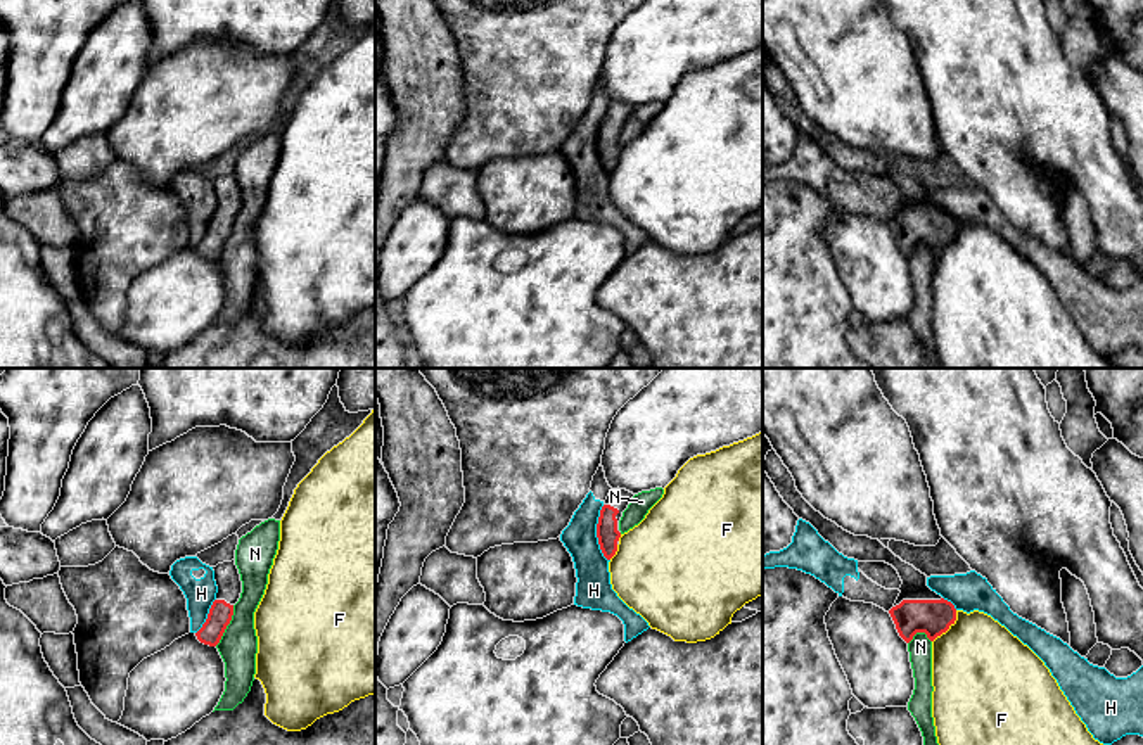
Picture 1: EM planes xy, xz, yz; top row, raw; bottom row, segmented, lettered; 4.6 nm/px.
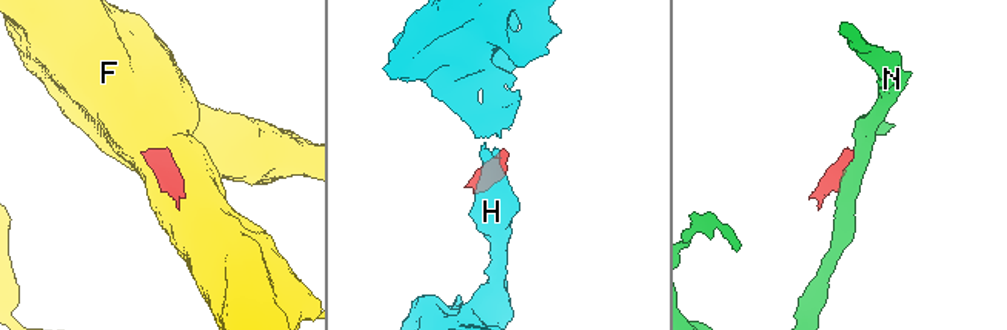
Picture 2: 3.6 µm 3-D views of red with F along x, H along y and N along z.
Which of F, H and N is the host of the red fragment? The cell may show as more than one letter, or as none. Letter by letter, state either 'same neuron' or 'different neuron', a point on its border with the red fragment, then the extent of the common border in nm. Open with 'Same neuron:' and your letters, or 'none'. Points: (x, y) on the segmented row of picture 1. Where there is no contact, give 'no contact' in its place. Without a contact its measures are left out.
Same neuron: none
F: different neuron; meets red in yz at (948, 628); contact 190 nm long
H: different neuron; meets red in xz at (597, 533); contact 260 nm long
N: different neuron; meets red in xy at (227, 624); contact 220 nm long

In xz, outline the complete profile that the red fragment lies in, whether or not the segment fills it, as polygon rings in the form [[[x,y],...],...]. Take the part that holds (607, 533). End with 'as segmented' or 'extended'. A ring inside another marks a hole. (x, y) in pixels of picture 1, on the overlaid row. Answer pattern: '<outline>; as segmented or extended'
[[[610,489],[598,517],[597,524],[597,538],[600,550],[607,560],[610,560],[619,544],[621,531],[619,531],[619,520],[623,517],[623,512],[628,508],[628,505],[633,500],[633,493],[626,489]]]; extended

